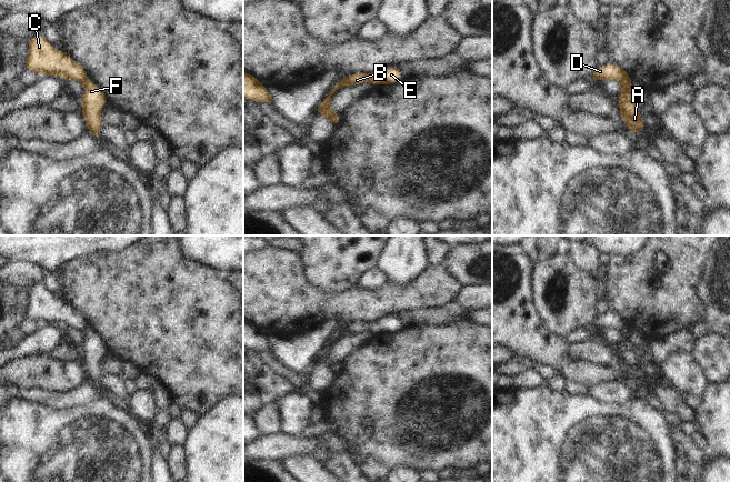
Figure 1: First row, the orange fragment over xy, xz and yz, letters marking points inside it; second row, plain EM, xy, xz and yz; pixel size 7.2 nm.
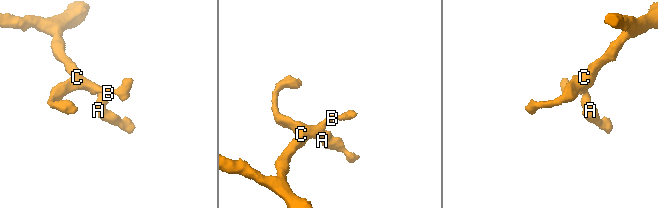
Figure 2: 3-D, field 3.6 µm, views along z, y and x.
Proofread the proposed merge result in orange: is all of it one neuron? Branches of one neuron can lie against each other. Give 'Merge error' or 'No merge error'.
Merge error.

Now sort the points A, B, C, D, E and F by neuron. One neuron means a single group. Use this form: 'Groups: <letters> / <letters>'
Groups: A F / B C D E.

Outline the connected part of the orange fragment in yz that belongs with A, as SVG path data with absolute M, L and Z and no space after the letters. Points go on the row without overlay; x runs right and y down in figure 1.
M631 328L622 329L620 335L622 339L617 345L617 349L621 361L621 368L624 370L624 374L630 379L631 383L637 384L647 373L640 363L639 357L634 352L636 347L631 341Z

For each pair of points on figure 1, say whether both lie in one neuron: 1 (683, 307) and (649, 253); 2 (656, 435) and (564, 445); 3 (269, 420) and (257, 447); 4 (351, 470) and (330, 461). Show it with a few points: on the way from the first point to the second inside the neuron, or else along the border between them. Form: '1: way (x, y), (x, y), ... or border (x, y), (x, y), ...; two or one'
1: way (666, 302), (661, 302), (643, 284), (643, 271); one
2: way (633, 441), (629, 445), (587, 445); one
3: border (279, 432), (260, 435); two
4: way (346, 470), (336, 463); one

